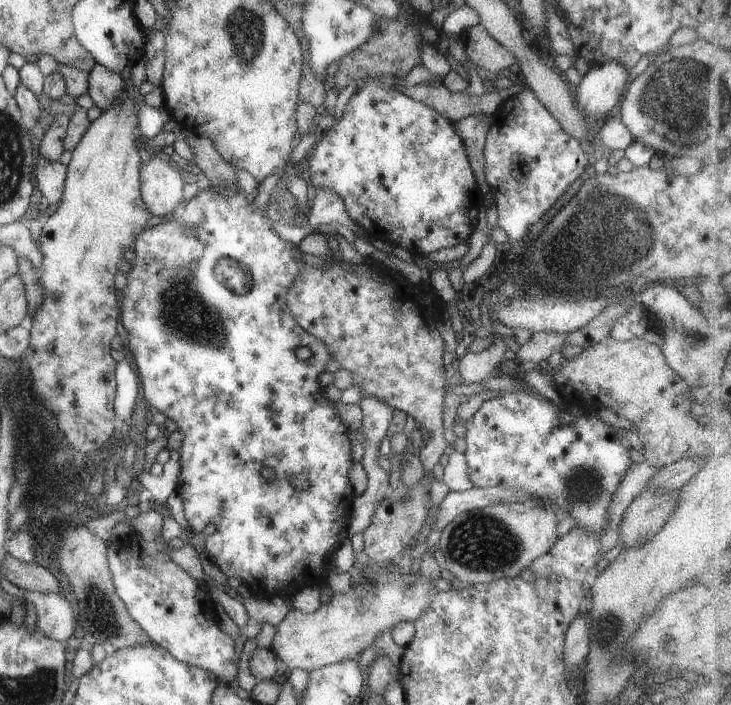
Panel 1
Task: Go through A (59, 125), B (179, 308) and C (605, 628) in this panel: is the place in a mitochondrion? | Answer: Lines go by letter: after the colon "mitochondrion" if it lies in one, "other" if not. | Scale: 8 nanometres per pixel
A: other
B: mitochondrion
C: mitochondrion

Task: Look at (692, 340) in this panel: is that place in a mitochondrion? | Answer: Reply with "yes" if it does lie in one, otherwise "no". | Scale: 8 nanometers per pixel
yes

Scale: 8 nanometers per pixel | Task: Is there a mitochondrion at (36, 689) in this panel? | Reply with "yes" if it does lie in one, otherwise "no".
yes

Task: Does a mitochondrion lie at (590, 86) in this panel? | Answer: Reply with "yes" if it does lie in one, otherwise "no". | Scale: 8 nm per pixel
no

